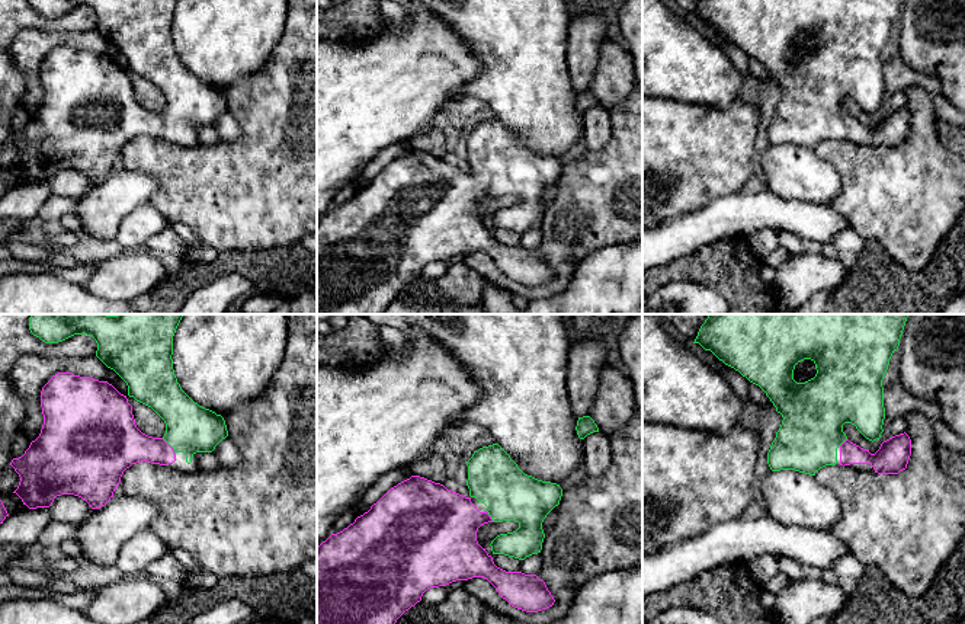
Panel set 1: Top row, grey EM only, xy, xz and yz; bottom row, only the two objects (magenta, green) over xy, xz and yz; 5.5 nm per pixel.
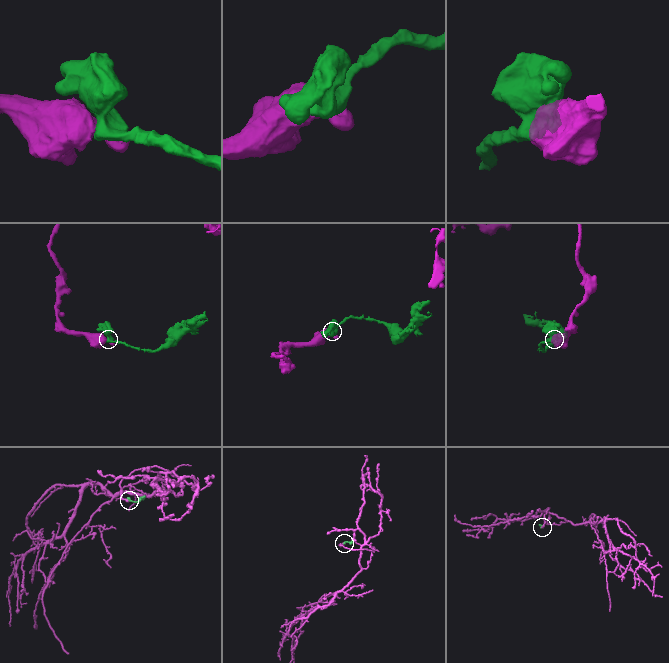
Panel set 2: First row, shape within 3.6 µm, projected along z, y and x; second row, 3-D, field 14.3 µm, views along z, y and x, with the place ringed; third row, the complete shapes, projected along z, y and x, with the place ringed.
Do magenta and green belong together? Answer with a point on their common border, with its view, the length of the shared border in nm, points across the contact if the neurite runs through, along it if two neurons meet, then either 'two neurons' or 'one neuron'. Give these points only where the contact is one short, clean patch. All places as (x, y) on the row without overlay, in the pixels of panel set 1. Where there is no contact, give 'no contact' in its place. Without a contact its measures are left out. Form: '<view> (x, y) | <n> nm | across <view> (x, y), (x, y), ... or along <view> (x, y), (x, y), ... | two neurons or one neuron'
xy (169, 120) | 110 nm | across xy (124, 118), (169, 120), (189, 102) | one neuron

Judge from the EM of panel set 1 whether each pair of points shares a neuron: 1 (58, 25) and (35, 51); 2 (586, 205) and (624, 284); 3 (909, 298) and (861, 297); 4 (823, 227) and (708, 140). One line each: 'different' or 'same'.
1: different
2: different
3: same
4: different

